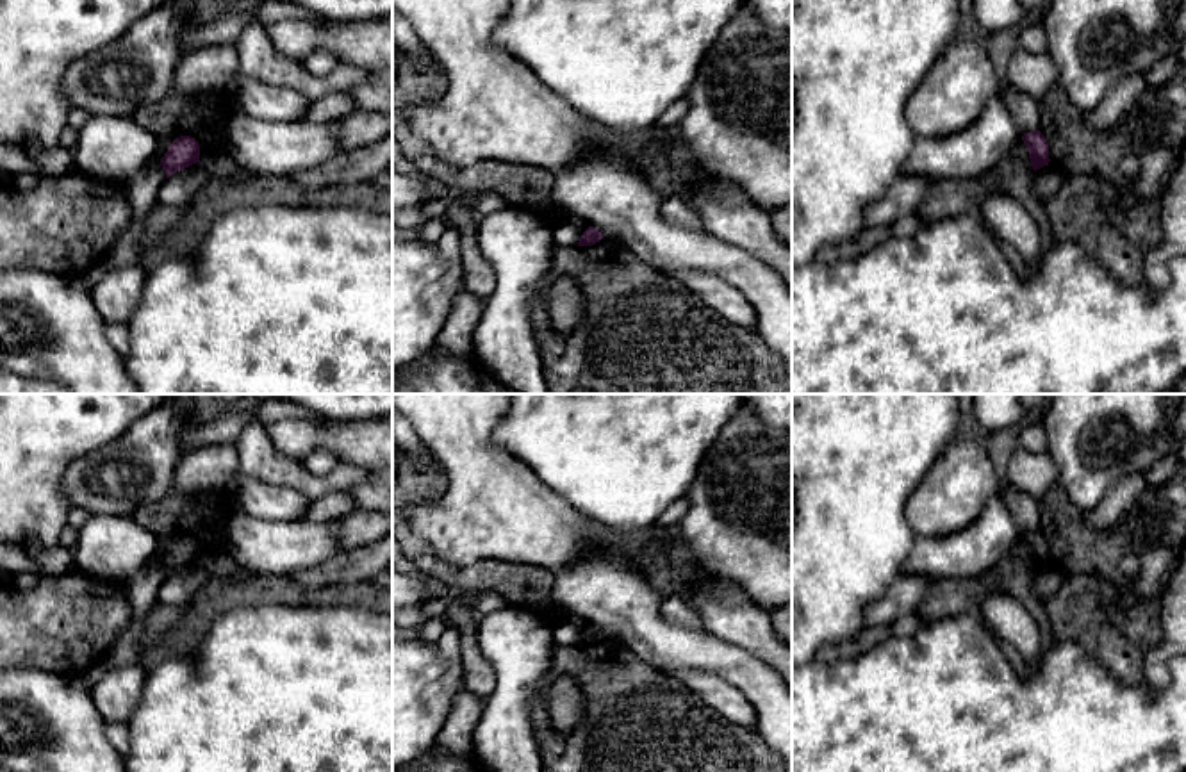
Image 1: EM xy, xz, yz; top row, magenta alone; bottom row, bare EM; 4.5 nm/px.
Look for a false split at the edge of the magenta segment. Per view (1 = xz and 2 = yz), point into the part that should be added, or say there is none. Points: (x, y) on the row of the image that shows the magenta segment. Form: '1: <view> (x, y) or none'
1: none
2: none

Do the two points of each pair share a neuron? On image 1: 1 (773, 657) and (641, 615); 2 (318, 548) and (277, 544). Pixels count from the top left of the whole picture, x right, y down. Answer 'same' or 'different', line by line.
1: different
2: same

